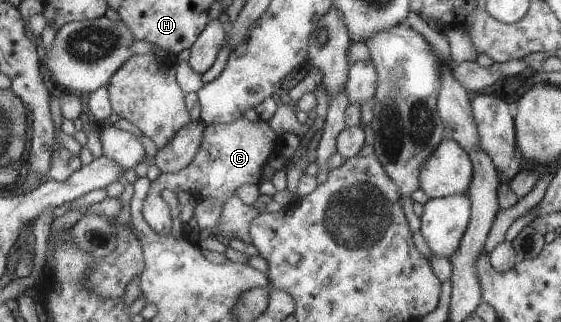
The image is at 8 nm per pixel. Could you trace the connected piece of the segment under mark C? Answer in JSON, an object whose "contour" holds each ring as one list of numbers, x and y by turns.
{"contour":[[239,117,227,125,205,125,201,145,191,163,173,174,161,172,151,181,149,191,155,195,165,190,174,194,187,191,196,201,213,197,215,201,223,203,235,195,237,187,245,184,257,186,267,157,279,151,279,144,279,136,261,119,251,122,245,117]]}

